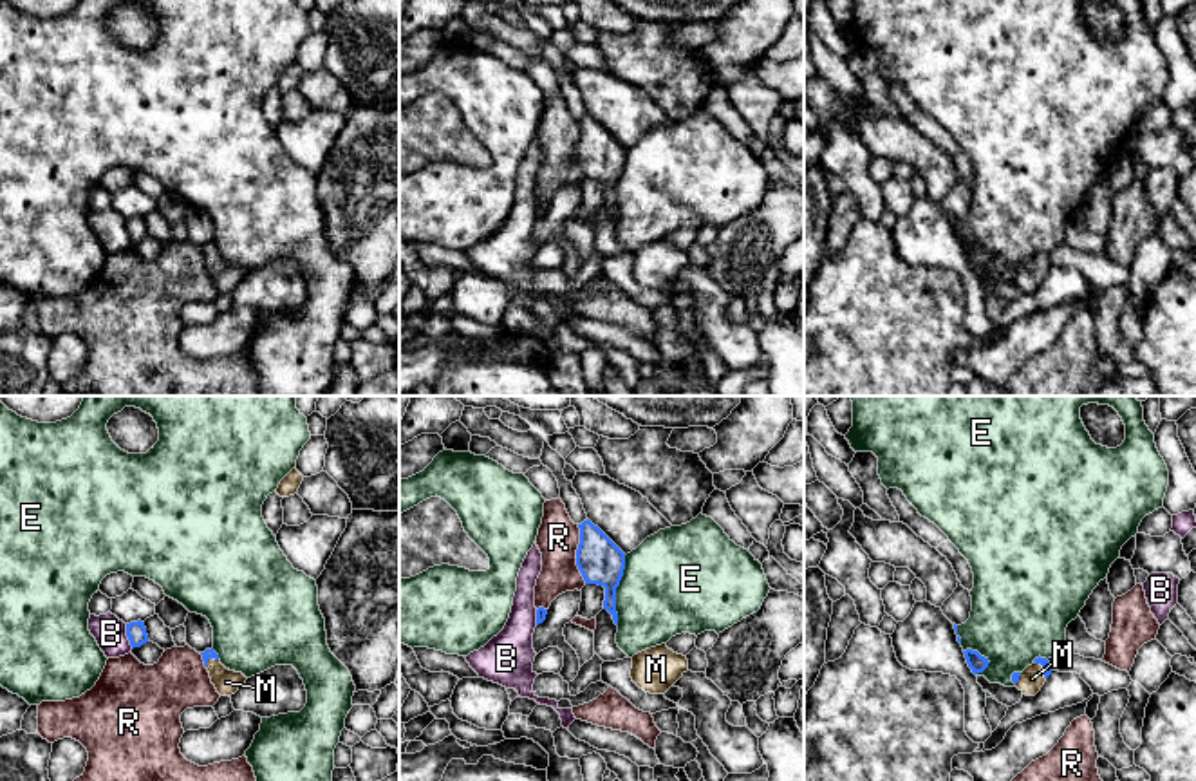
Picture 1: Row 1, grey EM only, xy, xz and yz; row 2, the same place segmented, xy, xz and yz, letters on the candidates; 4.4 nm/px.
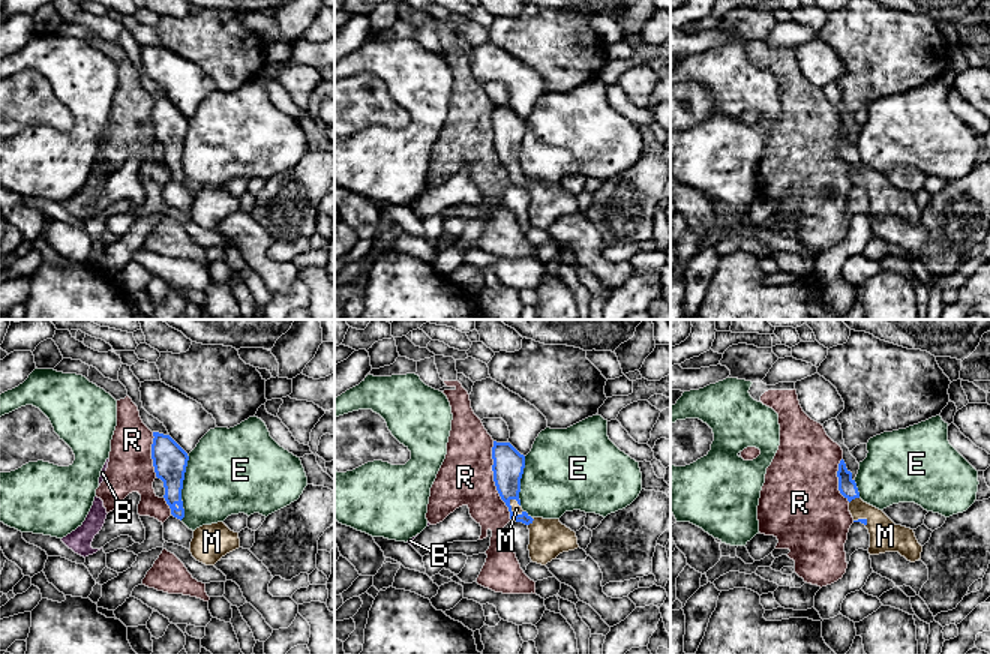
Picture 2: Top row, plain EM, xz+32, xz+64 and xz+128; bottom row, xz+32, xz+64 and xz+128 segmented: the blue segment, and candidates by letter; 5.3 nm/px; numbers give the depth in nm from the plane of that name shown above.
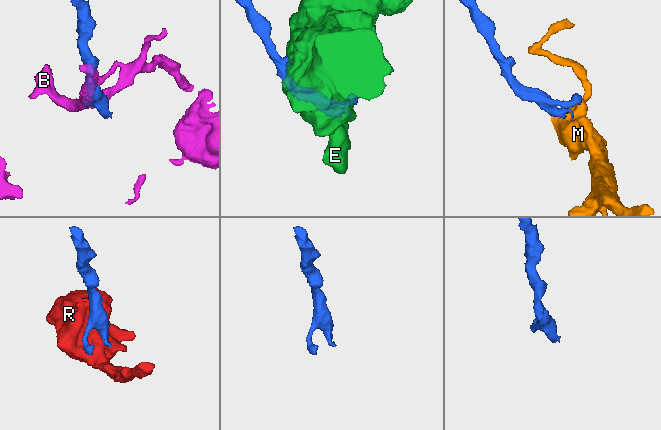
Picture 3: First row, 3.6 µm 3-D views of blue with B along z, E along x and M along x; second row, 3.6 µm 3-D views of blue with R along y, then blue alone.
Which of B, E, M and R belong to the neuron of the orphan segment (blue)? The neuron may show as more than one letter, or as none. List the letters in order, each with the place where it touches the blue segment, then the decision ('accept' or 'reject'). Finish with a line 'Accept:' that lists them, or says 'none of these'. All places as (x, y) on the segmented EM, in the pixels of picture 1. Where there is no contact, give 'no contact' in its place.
B: meets blue in xy at (127, 635); reject
E: meets blue in xz at (615, 590); reject
M: meets blue in yz at (1045, 669); accept
R: meets blue in xz at (577, 554); reject
Accept: M

